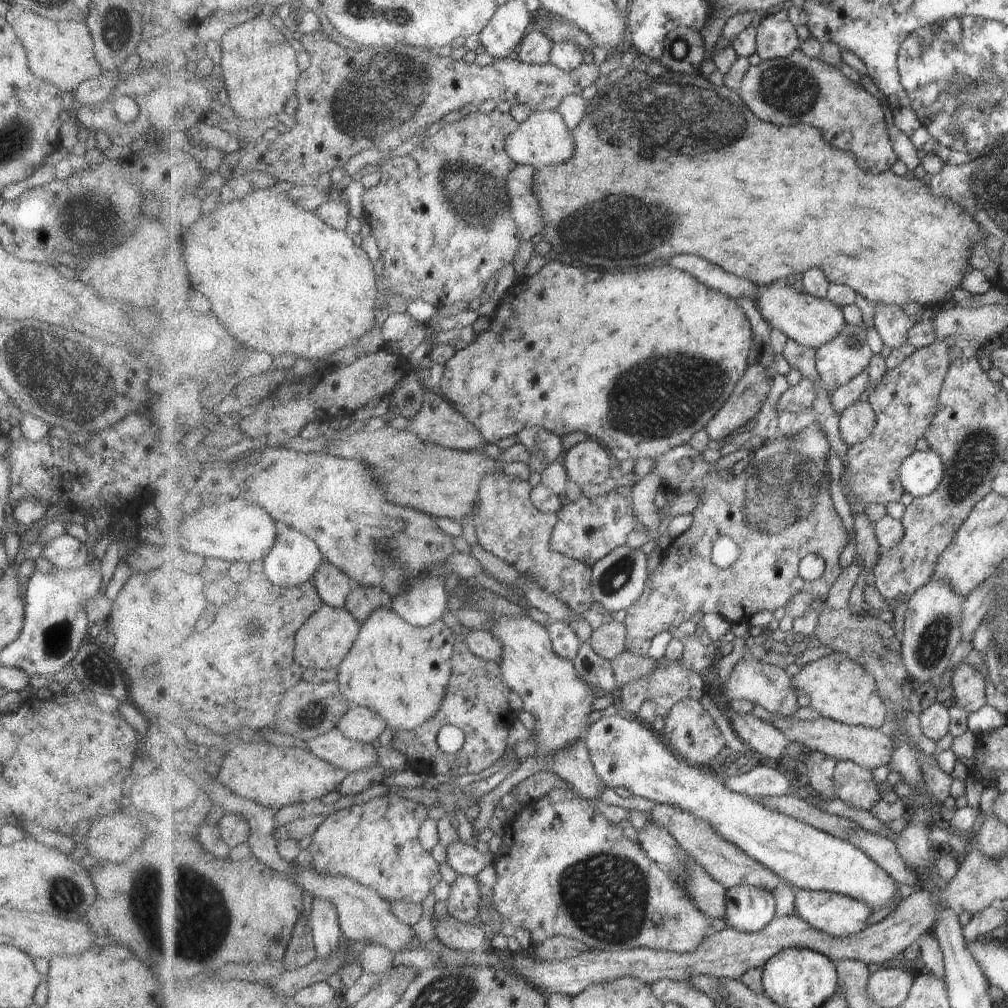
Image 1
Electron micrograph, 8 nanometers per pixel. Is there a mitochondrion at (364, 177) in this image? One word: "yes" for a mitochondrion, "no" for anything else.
no

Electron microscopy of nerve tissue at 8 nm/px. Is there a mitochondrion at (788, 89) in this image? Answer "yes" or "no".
yes

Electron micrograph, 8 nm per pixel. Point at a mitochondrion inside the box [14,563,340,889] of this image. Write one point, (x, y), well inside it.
(56, 639)

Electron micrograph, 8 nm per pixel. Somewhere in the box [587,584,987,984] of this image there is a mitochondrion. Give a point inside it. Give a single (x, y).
(931, 649)

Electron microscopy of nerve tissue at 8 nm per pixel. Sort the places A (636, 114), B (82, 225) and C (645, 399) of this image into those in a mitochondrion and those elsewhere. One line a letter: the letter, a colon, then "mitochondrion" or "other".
A: mitochondrion
B: mitochondrion
C: mitochondrion

